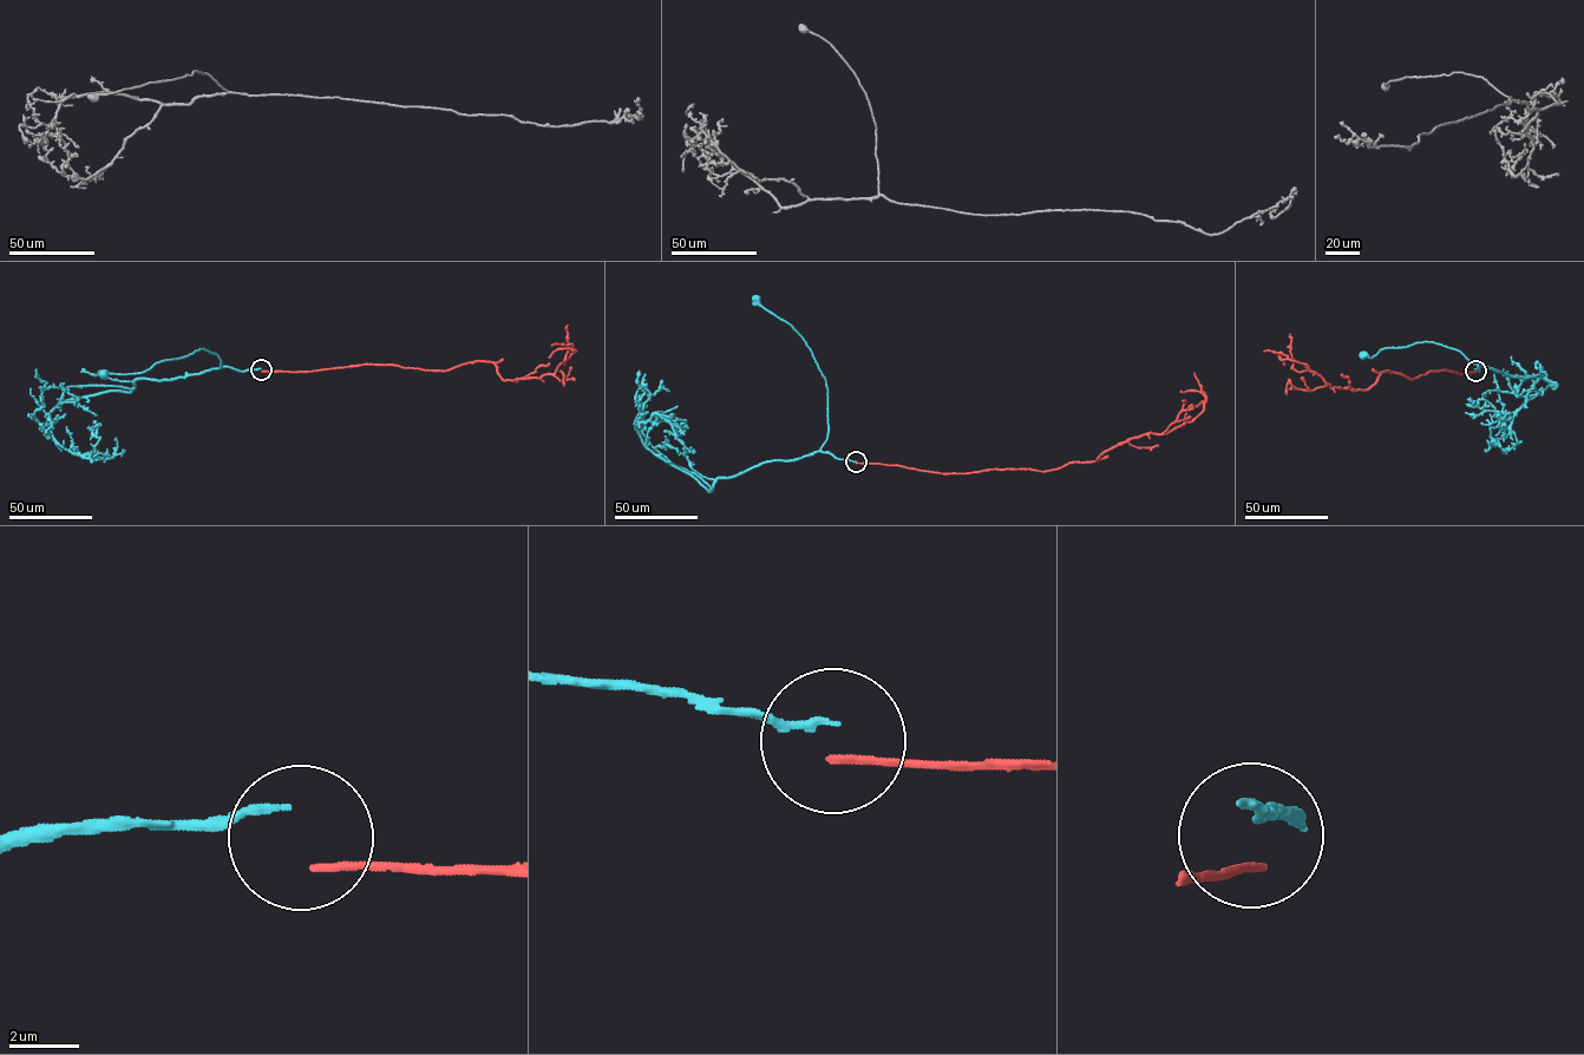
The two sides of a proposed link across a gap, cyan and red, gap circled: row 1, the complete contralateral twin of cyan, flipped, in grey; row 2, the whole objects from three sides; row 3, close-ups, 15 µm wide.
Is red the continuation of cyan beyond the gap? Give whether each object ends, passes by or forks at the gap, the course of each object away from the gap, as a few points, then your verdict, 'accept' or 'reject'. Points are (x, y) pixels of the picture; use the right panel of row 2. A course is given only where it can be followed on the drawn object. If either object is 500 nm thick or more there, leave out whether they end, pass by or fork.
cyan ends; red ends; course cyan (1474, 368), (1479, 371), (1480, 365), (1459, 351), (1431, 341), (1386, 347), (1372, 358), (1362, 354); course red (1476, 372), (1411, 379), (1383, 372), (1355, 391), (1333, 388), (1308, 366), (1278, 356), (1283, 365); reject

